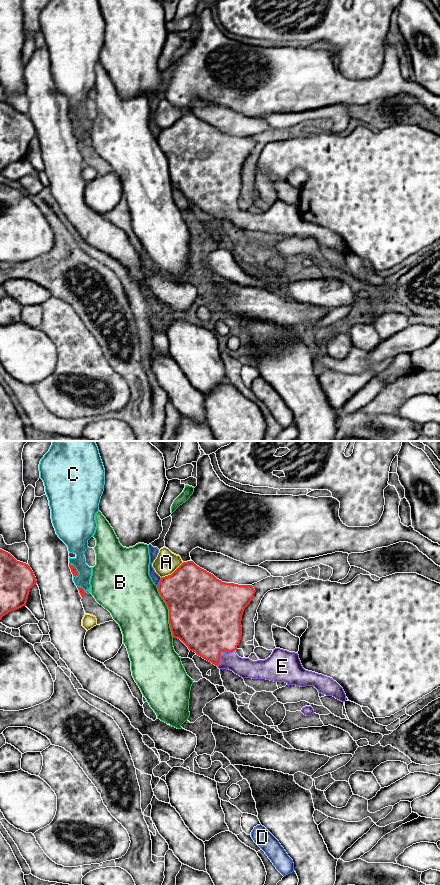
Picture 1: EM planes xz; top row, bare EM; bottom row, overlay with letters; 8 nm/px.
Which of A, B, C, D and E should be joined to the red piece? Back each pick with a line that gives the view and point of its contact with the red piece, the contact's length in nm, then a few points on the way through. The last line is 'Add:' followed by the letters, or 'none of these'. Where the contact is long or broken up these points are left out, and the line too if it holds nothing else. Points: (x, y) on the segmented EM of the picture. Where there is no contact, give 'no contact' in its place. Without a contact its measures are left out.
E: meets red in xz at (220, 651); contact 200 nm long; runs through xz (209, 622), (220, 651), (228, 659), (244, 667)
Add: E

